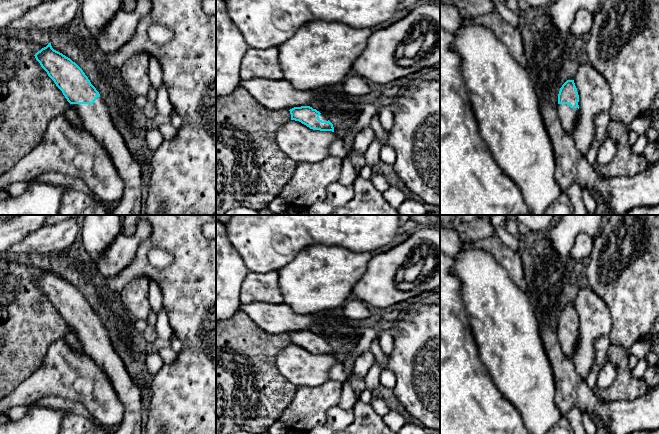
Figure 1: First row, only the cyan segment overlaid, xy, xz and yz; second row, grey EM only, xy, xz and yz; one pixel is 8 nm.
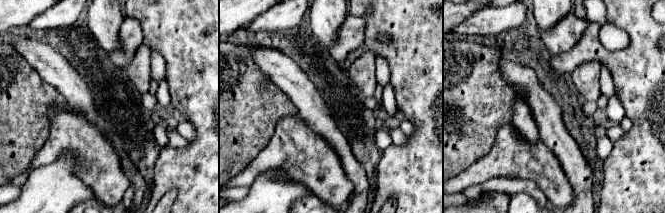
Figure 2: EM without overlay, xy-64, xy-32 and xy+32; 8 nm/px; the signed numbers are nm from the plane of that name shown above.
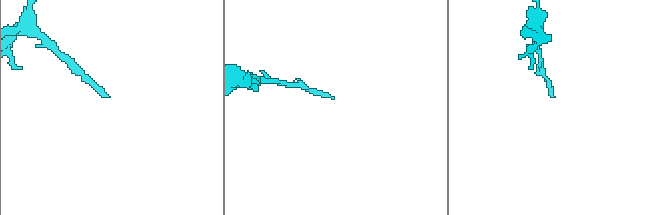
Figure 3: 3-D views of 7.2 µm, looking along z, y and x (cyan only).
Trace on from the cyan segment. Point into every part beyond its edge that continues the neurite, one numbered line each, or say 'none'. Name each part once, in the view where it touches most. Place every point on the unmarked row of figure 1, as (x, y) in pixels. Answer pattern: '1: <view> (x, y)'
1: xy (96, 342)

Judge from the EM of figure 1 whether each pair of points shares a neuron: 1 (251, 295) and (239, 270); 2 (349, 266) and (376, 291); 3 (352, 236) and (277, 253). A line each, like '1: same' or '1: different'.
1: different
2: different
3: same

